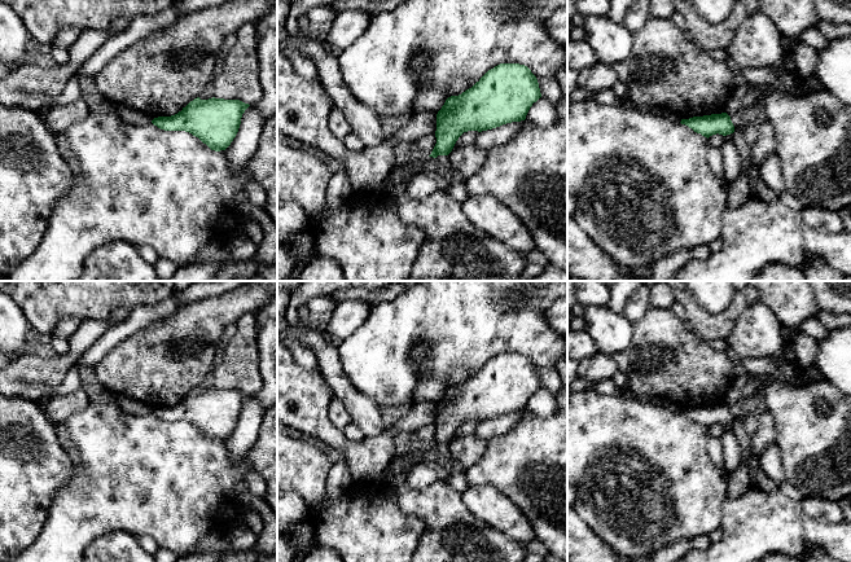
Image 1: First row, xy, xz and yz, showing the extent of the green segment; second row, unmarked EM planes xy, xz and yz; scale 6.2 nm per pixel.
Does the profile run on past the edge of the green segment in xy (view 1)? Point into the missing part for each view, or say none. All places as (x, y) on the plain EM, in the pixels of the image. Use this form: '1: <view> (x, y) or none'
1: none

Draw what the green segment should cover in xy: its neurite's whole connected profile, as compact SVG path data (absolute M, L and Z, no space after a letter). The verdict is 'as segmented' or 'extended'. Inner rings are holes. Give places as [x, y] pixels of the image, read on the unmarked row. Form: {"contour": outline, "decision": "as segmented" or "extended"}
{"contour": "M197 387L177 404L154 408L152 413L165 421L189 422L211 440L220 442L236 427L242 404L249 396L240 390Z", "decision": "as segmented"}

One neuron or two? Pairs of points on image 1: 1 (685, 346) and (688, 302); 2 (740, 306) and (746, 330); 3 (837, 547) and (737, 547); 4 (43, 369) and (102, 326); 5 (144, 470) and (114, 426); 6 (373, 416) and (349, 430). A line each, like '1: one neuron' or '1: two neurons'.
1: two neurons
2: two neurons
3: one neuron
4: one neuron
5: one neuron
6: two neurons

